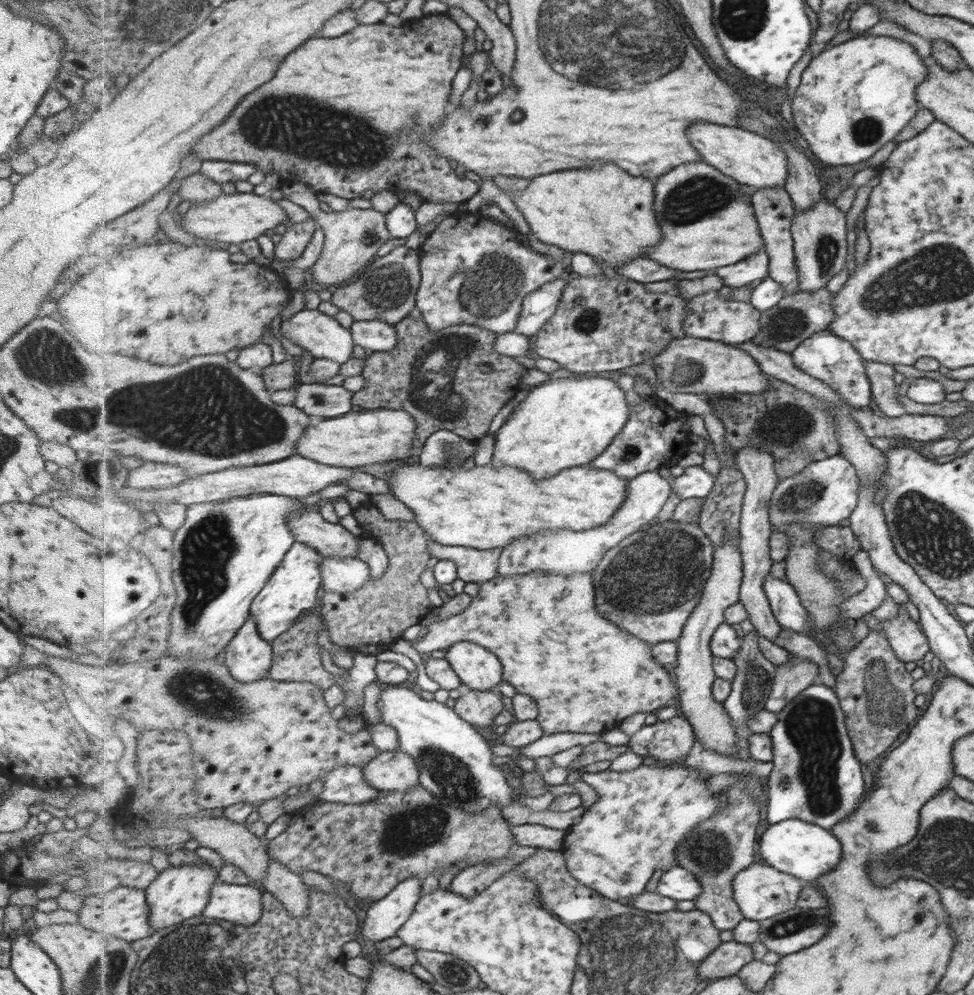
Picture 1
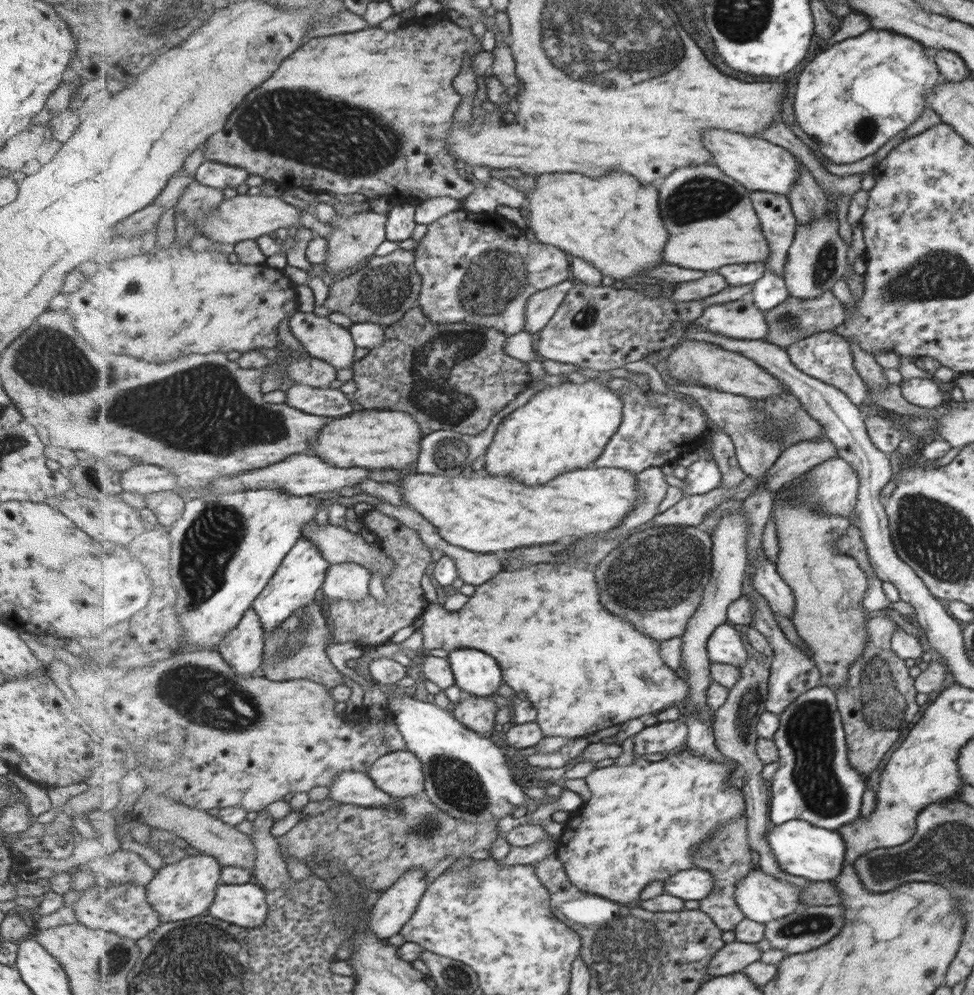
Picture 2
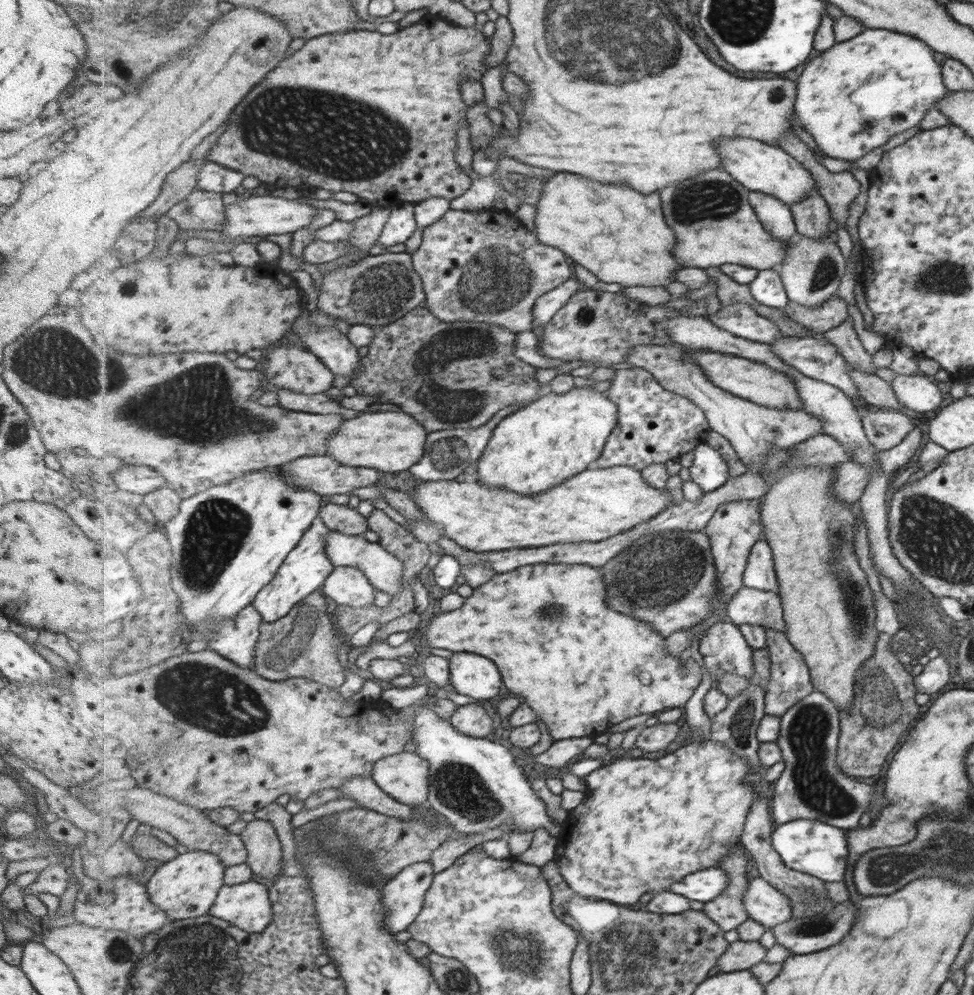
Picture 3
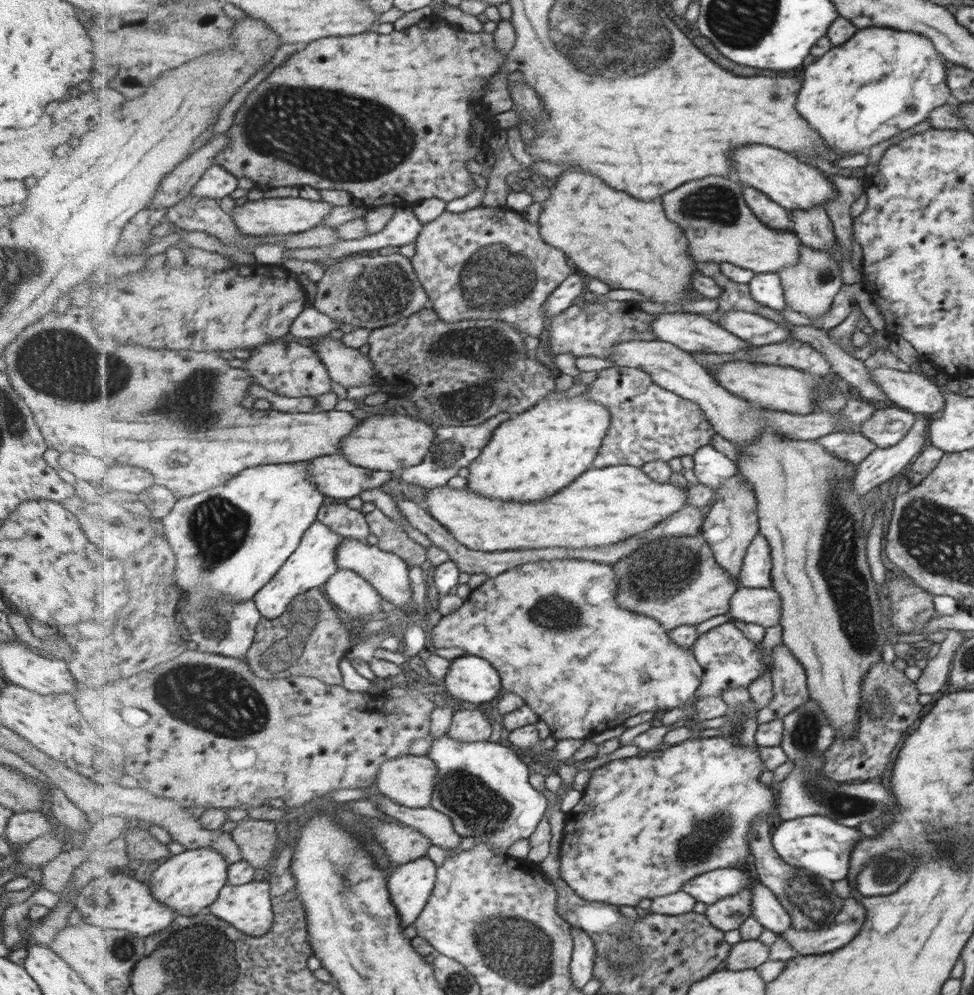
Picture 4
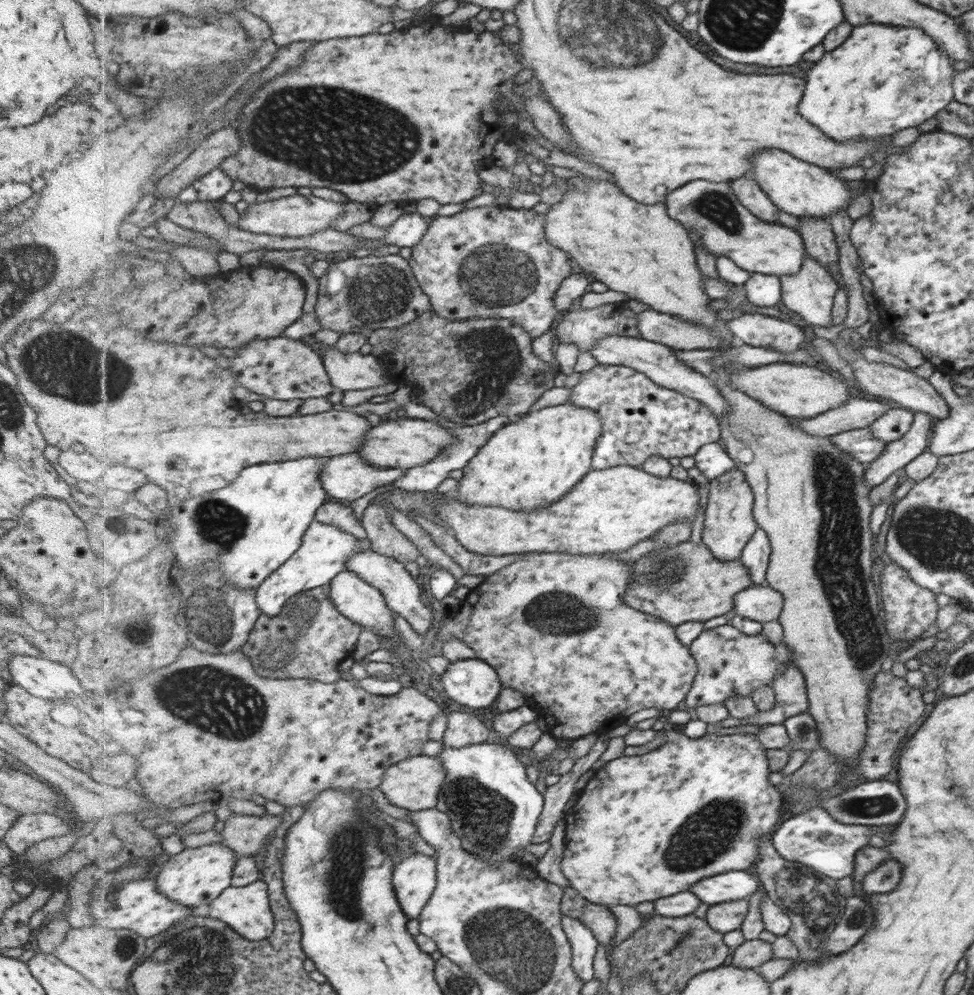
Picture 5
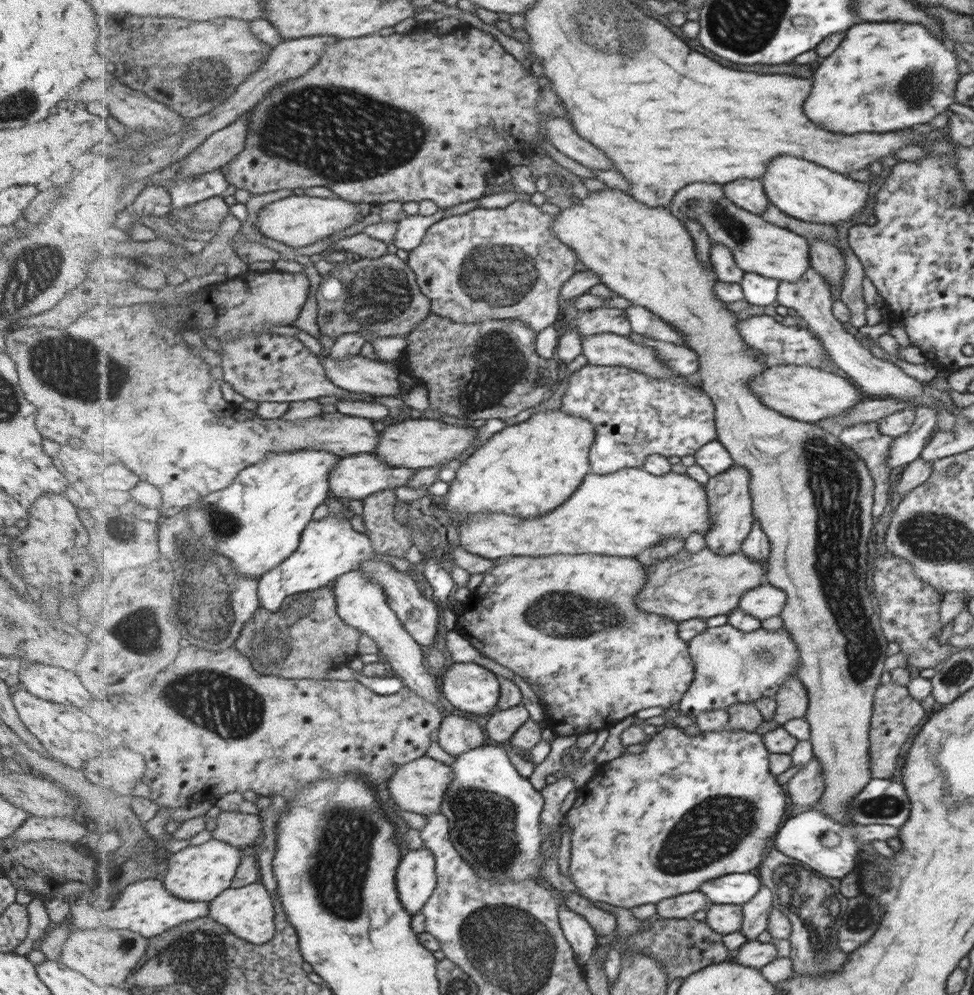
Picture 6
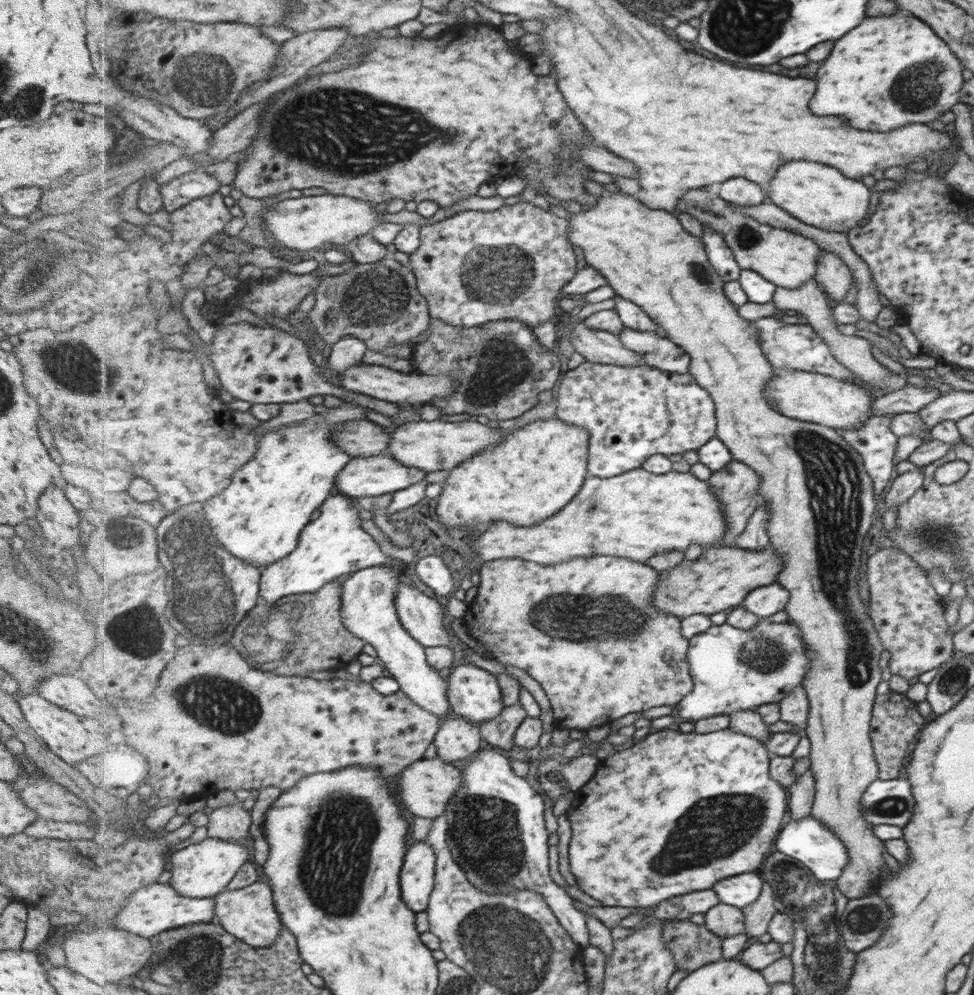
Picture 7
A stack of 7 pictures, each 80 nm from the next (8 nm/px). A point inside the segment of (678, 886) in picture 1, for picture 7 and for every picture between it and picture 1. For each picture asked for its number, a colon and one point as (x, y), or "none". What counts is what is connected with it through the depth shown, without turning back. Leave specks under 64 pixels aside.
2: (696, 884)
3: (706, 885)
4: (711, 887)
5: (735, 885)
6: (736, 888)
7: (740, 891)

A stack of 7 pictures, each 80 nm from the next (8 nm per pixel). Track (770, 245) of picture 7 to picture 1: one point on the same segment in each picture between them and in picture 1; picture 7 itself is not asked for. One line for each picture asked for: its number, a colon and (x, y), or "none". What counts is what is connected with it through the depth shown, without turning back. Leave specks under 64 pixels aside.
1: (731, 234)
2: (706, 194)
3: (733, 234)
4: (713, 213)
5: (710, 211)
6: (757, 246)

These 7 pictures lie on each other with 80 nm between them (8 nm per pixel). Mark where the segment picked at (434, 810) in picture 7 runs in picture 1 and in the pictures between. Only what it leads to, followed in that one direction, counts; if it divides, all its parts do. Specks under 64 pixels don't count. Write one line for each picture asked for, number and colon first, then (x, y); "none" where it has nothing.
1: (394, 770)
2: (400, 773)
3: (405, 776)
4: (409, 780)
5: (414, 784)
6: (419, 787)

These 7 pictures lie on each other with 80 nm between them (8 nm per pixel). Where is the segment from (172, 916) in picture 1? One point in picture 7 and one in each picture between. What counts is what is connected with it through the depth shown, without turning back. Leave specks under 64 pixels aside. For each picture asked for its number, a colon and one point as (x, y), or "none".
2: (183, 890)
3: (187, 886)
4: (189, 881)
5: (198, 875)
6: (201, 873)
7: (201, 870)

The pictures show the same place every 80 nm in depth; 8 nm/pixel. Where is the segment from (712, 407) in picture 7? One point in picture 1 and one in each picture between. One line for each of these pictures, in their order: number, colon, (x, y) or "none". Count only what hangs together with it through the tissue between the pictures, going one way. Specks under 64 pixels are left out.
1: (656, 434)
2: (657, 428)
3: (655, 425)
4: (648, 423)
5: (641, 419)
6: (635, 415)

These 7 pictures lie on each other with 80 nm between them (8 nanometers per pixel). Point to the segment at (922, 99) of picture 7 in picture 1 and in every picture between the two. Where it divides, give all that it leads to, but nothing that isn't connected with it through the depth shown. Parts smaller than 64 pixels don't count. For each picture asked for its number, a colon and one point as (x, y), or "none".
1: (852, 82)
2: (850, 99)
3: (897, 78)
4: (902, 77)
5: (904, 77)
6: (903, 66)

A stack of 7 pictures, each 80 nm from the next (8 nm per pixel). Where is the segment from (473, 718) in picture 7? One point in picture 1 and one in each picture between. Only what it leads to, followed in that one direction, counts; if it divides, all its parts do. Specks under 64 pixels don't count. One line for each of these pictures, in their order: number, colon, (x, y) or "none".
1: (480, 669)
2: (478, 673)
3: (475, 676)
4: (472, 679)
5: (473, 683)
6: (471, 688)

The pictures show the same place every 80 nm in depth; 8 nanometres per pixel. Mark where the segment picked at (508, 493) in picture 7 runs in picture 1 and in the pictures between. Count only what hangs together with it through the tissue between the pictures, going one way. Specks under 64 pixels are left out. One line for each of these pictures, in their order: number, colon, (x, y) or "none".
1: (563, 423)
2: (565, 428)
3: (557, 436)
4: (538, 453)
5: (532, 463)
6: (530, 468)

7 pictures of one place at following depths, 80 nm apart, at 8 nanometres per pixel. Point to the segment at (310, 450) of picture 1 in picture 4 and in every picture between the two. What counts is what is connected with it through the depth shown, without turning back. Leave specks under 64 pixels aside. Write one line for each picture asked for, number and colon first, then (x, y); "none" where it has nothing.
2: (384, 439)
3: (390, 442)
4: (390, 442)

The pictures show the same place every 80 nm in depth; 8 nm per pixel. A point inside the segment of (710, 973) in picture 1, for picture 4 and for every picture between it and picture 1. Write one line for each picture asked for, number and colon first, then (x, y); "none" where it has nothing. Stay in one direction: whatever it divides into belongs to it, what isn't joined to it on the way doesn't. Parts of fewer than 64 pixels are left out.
2: (734, 957)
3: (741, 955)
4: (750, 954)

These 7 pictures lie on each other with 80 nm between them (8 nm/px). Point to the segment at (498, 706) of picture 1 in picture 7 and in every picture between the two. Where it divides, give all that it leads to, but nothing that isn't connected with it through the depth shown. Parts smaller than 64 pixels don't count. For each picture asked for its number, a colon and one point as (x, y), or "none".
2: (477, 713)
3: (472, 720)
4: (468, 726)
5: (464, 730)
6: (458, 735)
7: (457, 739)

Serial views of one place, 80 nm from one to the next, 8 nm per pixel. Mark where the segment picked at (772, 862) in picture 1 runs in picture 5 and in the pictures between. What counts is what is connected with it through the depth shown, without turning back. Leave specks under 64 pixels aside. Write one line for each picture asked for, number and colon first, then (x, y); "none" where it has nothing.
2: (799, 848)
3: (812, 847)
4: (816, 843)
5: (813, 840)

